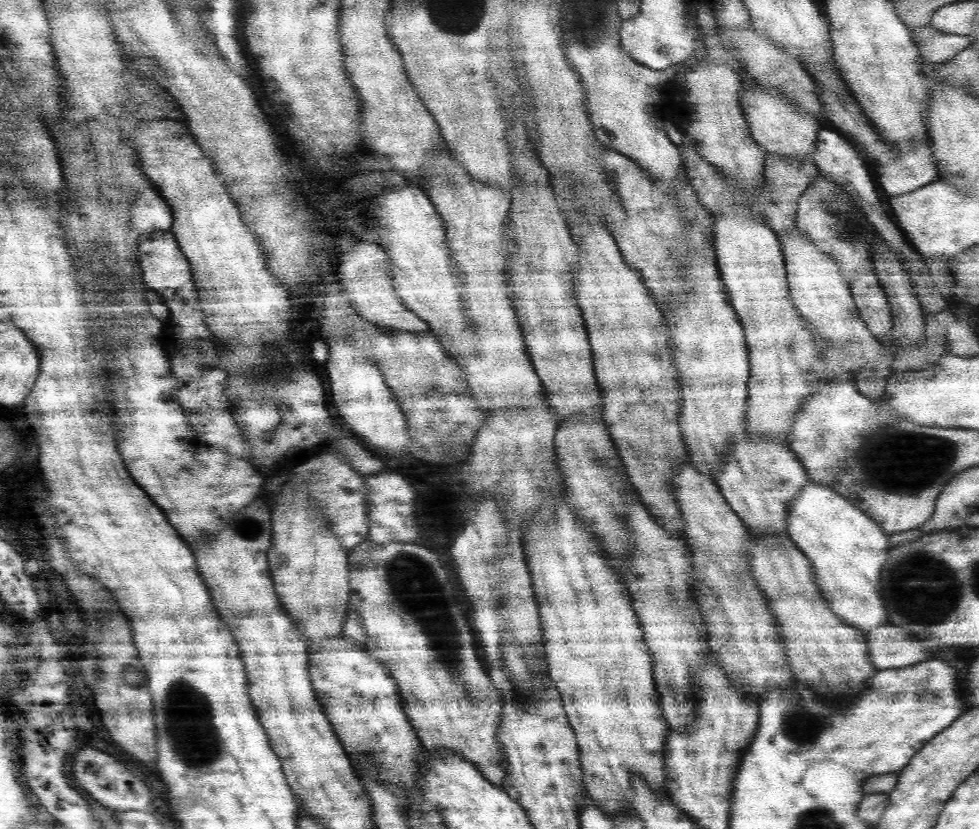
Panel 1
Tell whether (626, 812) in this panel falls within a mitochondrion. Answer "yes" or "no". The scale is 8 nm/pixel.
no

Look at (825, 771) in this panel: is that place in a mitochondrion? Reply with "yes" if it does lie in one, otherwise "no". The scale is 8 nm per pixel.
no

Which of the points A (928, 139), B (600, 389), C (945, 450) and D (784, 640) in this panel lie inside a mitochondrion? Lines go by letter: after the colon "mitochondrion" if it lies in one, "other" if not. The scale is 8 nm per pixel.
A: other
B: other
C: mitochondrion
D: other

